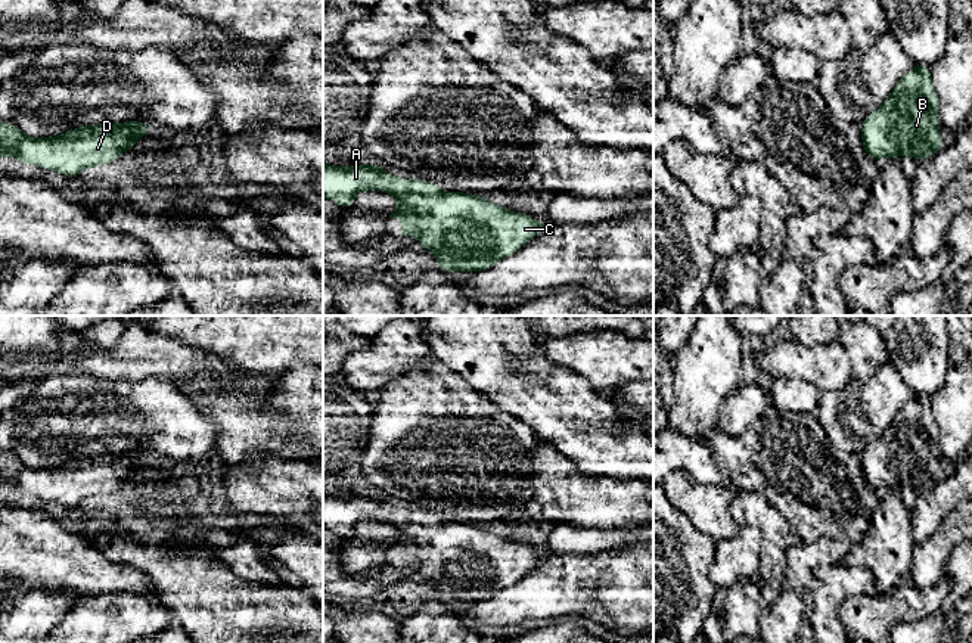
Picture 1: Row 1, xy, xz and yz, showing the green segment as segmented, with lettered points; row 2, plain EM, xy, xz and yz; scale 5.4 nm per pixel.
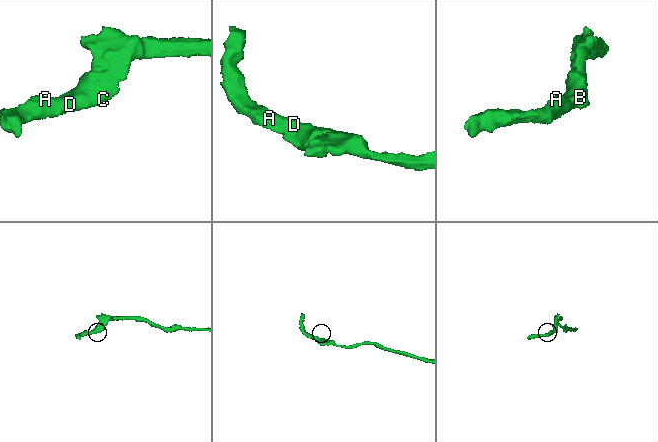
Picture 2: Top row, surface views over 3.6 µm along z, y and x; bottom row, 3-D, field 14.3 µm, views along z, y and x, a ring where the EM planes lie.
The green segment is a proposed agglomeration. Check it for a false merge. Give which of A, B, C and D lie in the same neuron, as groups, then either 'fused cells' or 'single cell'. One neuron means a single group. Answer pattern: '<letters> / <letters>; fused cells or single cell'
A B C D; single cell

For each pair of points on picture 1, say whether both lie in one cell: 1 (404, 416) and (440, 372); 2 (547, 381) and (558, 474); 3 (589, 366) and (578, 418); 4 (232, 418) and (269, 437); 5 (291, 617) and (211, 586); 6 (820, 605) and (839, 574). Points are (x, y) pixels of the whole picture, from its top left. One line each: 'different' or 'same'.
1: same
2: different
3: different
4: same
5: same
6: same

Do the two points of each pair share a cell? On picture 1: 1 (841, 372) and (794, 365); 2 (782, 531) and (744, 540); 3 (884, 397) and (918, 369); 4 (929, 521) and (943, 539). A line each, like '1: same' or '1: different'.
1: same
2: different
3: different
4: different

